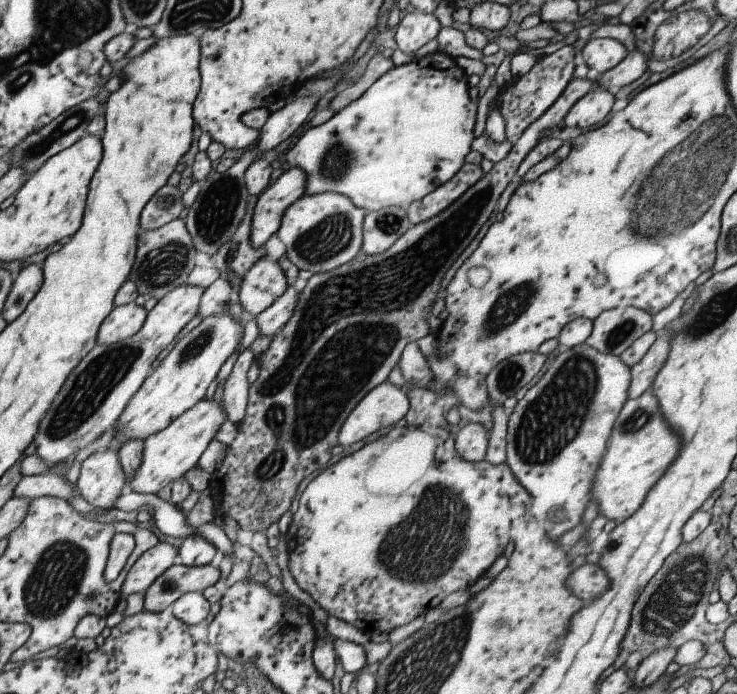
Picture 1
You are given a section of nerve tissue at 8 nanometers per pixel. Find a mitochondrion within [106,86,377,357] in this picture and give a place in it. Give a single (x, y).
(221, 203)

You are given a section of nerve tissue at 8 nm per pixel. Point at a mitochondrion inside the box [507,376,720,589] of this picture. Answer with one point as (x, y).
(639, 419)

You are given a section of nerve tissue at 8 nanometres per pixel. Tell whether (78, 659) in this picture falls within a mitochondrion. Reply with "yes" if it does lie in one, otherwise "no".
no

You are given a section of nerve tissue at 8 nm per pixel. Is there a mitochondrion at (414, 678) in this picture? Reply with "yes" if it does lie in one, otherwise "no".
yes

